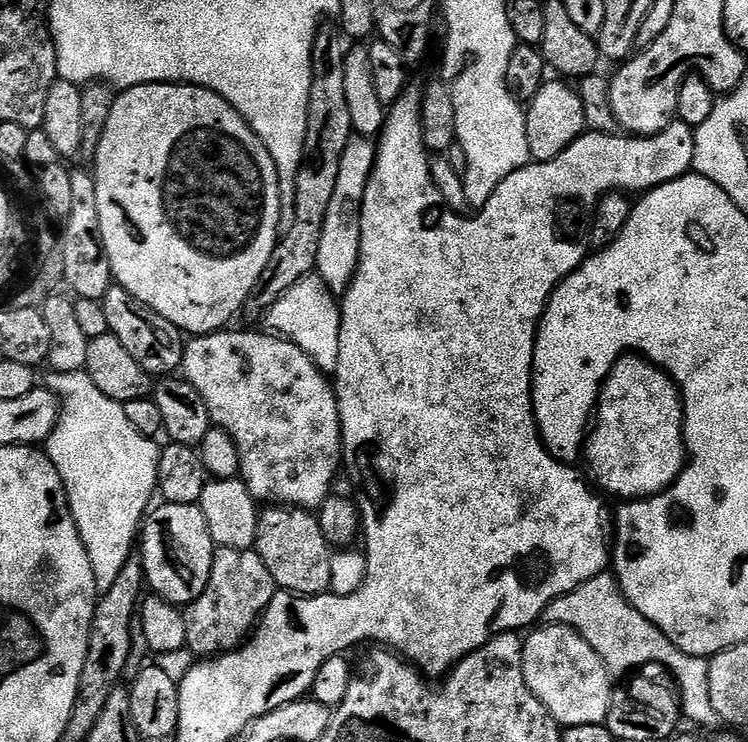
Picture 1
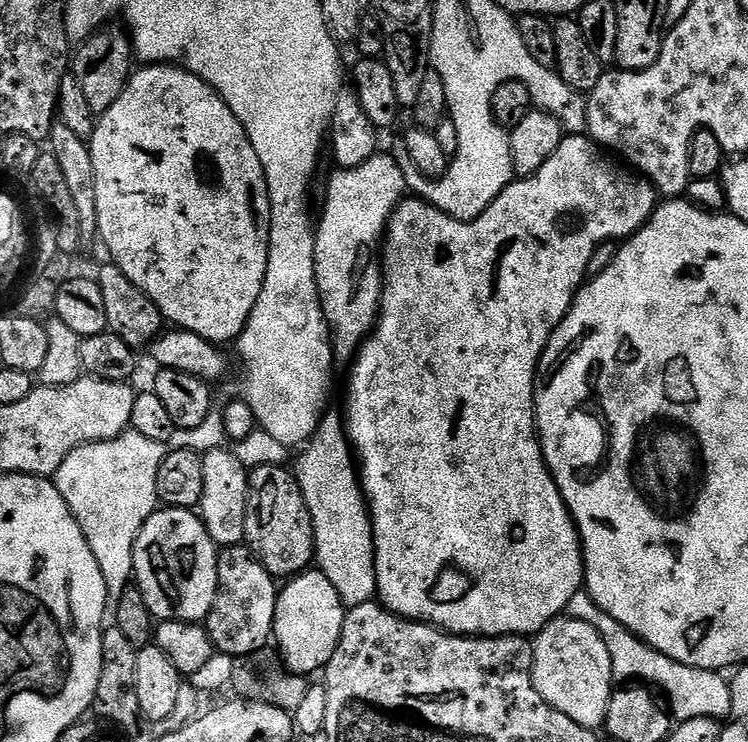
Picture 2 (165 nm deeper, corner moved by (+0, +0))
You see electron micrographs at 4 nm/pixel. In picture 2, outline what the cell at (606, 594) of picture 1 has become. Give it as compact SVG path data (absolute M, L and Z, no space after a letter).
M586 590L576 592L574 598L570 598L566 612L571 619L586 622L594 626L598 634L602 634L602 642L606 642L606 650L610 650L613 681L643 682L648 686L657 684L668 695L667 703L670 705L671 715L680 722L692 718L710 718L720 722L731 717L732 685L725 677L723 680L720 672L698 670L694 666L682 666L682 662L674 662L674 658L666 658L666 654L654 650L646 642L638 639L633 632L626 630L622 622L614 622L614 618L610 618L606 610L599 608Z

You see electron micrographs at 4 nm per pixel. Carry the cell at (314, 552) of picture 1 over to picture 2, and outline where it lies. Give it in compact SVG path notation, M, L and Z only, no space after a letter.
M260 464L249 471L244 544L271 576L277 578L299 576L313 563L316 555L314 522L300 483L289 469L287 472L276 464Z

